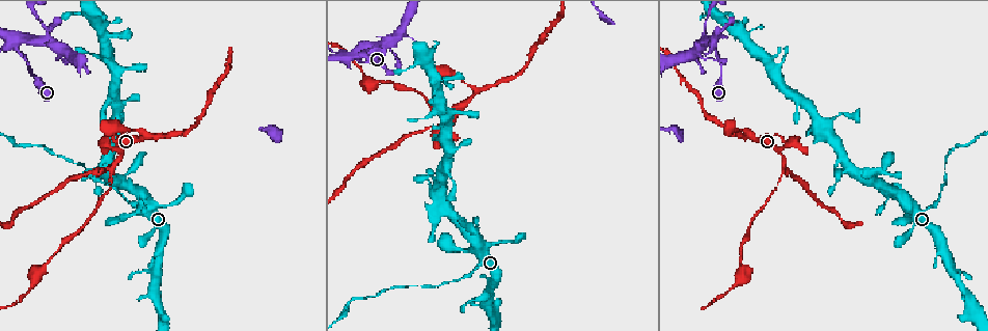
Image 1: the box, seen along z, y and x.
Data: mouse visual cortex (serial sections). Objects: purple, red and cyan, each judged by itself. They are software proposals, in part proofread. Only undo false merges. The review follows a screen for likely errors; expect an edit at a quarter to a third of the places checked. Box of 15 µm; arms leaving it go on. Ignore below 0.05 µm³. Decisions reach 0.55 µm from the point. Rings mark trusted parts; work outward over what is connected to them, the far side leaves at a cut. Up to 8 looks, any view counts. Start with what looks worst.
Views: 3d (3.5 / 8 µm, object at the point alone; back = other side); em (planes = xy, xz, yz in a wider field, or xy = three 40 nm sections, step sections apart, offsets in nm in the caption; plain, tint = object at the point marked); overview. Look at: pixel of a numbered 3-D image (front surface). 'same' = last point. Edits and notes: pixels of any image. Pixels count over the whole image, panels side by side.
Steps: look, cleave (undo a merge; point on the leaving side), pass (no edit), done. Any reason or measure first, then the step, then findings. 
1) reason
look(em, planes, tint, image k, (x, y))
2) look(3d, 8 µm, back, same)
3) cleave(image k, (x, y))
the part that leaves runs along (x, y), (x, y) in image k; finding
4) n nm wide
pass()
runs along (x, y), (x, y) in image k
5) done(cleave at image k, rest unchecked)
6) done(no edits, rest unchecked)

three arms meet
look(3d, 3.5 µm, image 1, (781, 169))

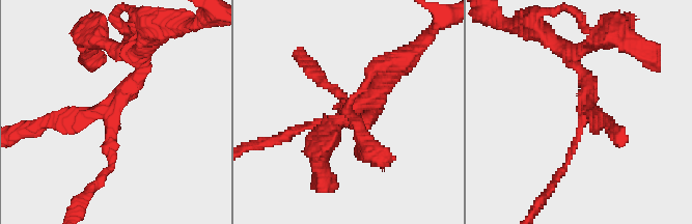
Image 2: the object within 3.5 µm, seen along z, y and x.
look(em, planes, tint, image 2, (109, 108))

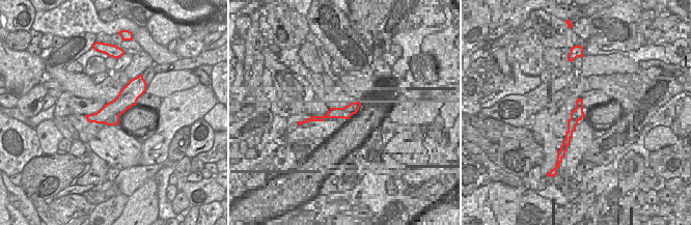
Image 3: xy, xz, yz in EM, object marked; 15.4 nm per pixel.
cut it another way
look(em, xy, step 3, tint, same)

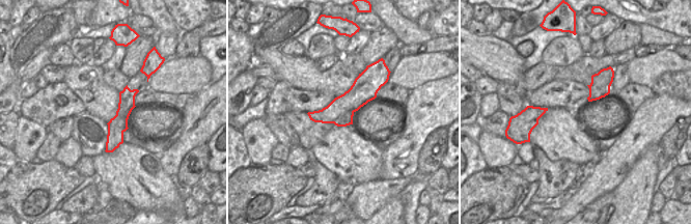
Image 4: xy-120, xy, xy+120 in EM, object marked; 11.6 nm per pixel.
arms of 100, 150, 200 nm
cleave(image 2, (106, 150))
the part that leaves runs along (119, 100), (110, 169), (91, 186) in image 2; a second cell is stuck on

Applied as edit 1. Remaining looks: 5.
abrupt turn
look(3d, 3.5 µm, image 1, (348, 54))

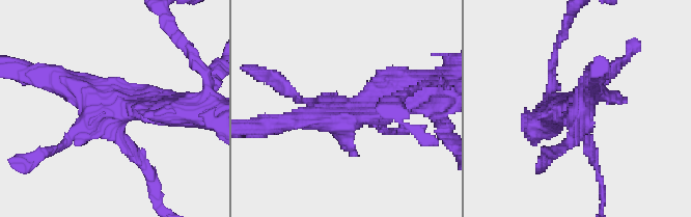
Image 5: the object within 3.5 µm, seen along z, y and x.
look(em, xy, step 5, tint, image 5, (349, 111))

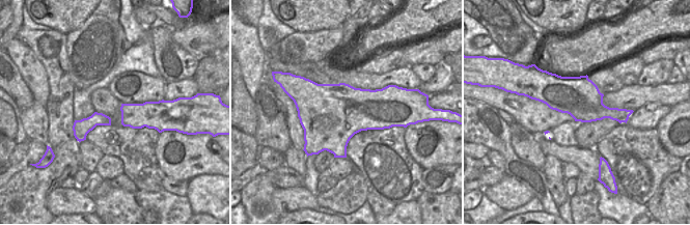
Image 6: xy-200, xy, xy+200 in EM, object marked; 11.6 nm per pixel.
pass()
runs along (600, 179), (584, 112), (565, 109) in image 5; all the same cell

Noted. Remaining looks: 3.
sudden change in width
look(3d, 3.5 µm, image 1, (931, 207))

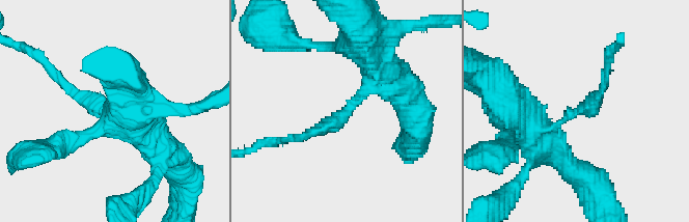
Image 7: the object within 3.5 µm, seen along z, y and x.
arms of 100, 300 nm
look(em, xy, step 3, tint, image 7, (344, 113))

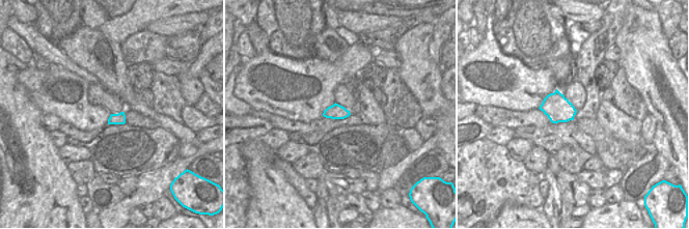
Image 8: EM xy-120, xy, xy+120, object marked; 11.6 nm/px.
cleave(image 7, (341, 115))
the part that leaves runs along (366, 92), (331, 125), (290, 138) in image 7; a second cell is stuck on

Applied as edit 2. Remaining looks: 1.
done(cleave at image 2, cleave at image 7, rest unchecked)

